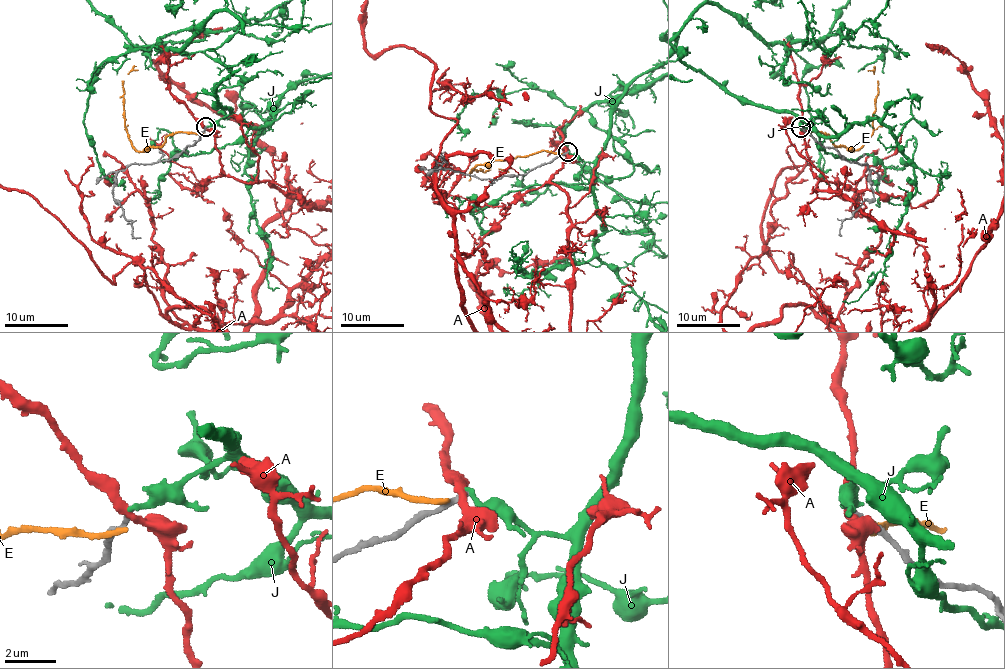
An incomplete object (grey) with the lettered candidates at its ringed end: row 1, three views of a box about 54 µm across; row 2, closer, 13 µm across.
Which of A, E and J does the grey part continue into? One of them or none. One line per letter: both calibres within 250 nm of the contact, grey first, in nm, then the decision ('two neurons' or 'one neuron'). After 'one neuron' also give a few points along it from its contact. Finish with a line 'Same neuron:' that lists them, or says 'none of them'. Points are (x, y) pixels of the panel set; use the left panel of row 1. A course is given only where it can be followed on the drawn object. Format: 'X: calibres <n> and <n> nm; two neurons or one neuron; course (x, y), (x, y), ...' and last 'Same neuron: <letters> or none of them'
A: calibres 260 and 320 nm; two neurons
E: calibres 300 and 240 nm; two neurons
J: calibres 240 and 240 nm; two neurons
Same neuron: none of them

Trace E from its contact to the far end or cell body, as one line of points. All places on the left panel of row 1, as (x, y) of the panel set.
E: (204, 131), (177, 131), (160, 147), (135, 151), (125, 113), (123, 80), (130, 71), (138, 70)

